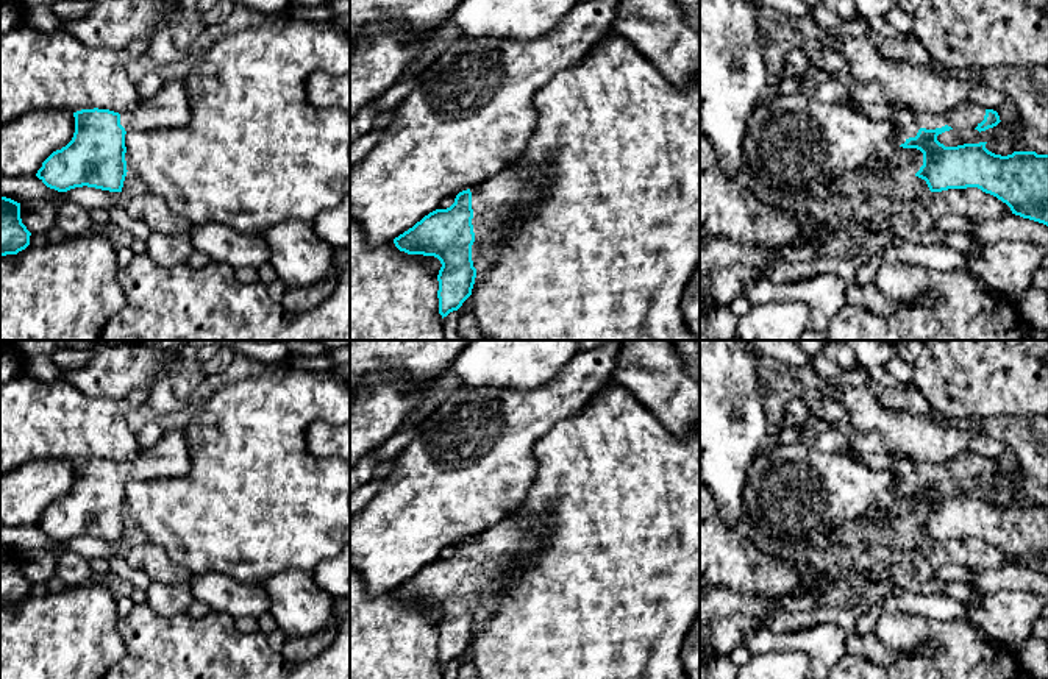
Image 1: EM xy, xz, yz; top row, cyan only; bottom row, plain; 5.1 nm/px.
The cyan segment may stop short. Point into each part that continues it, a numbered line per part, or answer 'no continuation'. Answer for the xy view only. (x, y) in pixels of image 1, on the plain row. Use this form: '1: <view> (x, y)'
1: xy (169, 458)

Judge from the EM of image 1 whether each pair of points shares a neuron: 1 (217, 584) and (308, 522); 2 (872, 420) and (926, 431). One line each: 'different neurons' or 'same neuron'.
1: different neurons
2: same neuron

